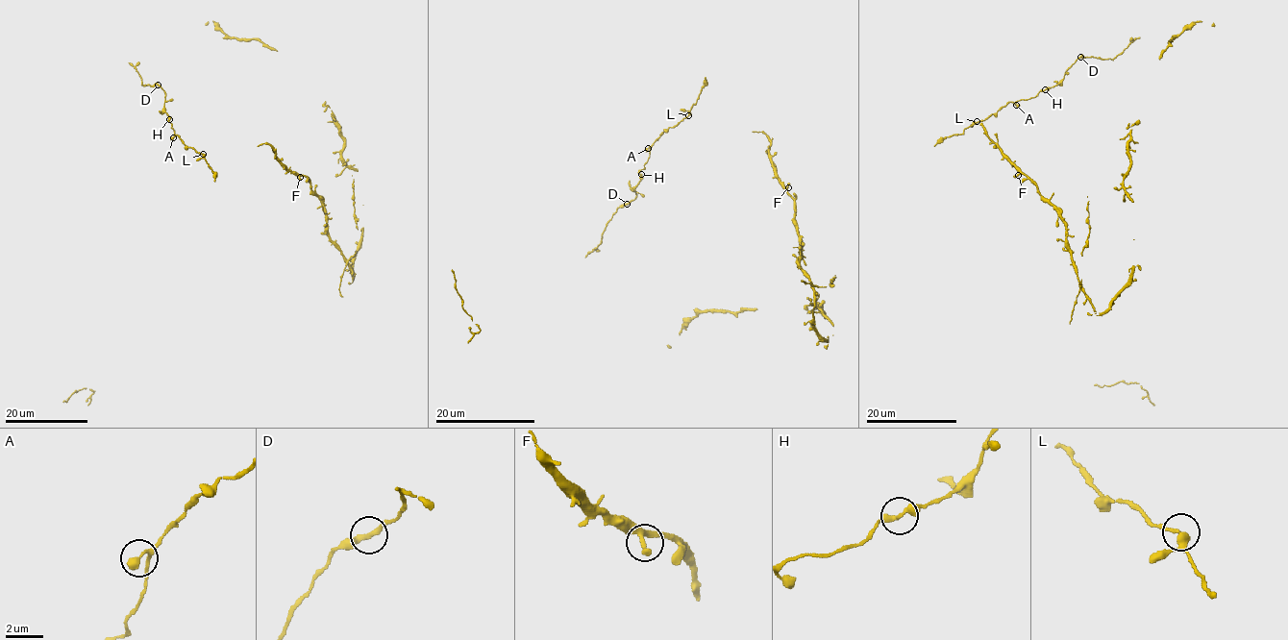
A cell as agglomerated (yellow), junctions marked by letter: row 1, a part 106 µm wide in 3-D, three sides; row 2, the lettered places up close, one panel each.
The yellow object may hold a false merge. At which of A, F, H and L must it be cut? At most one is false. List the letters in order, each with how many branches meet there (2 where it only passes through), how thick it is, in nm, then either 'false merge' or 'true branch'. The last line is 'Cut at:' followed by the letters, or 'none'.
A: 2 branches meet; 320 nm thick; true branch
F: 2 branches meet; 280 nm thick; true branch
H: 2 branches meet; 320 nm thick; true branch
L: 2 branches meet; 320 nm thick; true branch
Cut at: none

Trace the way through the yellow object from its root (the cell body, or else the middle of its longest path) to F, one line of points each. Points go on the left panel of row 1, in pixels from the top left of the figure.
F: (327, 226), (323, 202), (311, 189), (308, 178), (300, 177)

